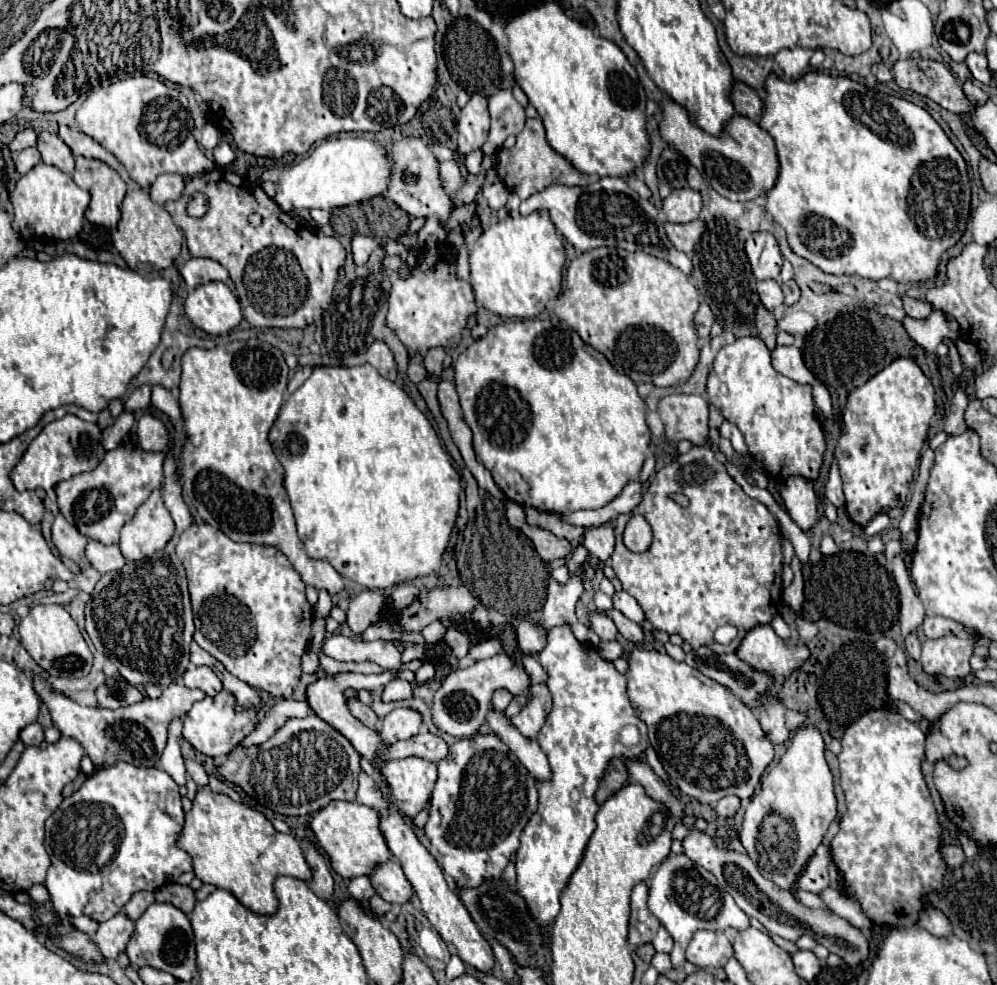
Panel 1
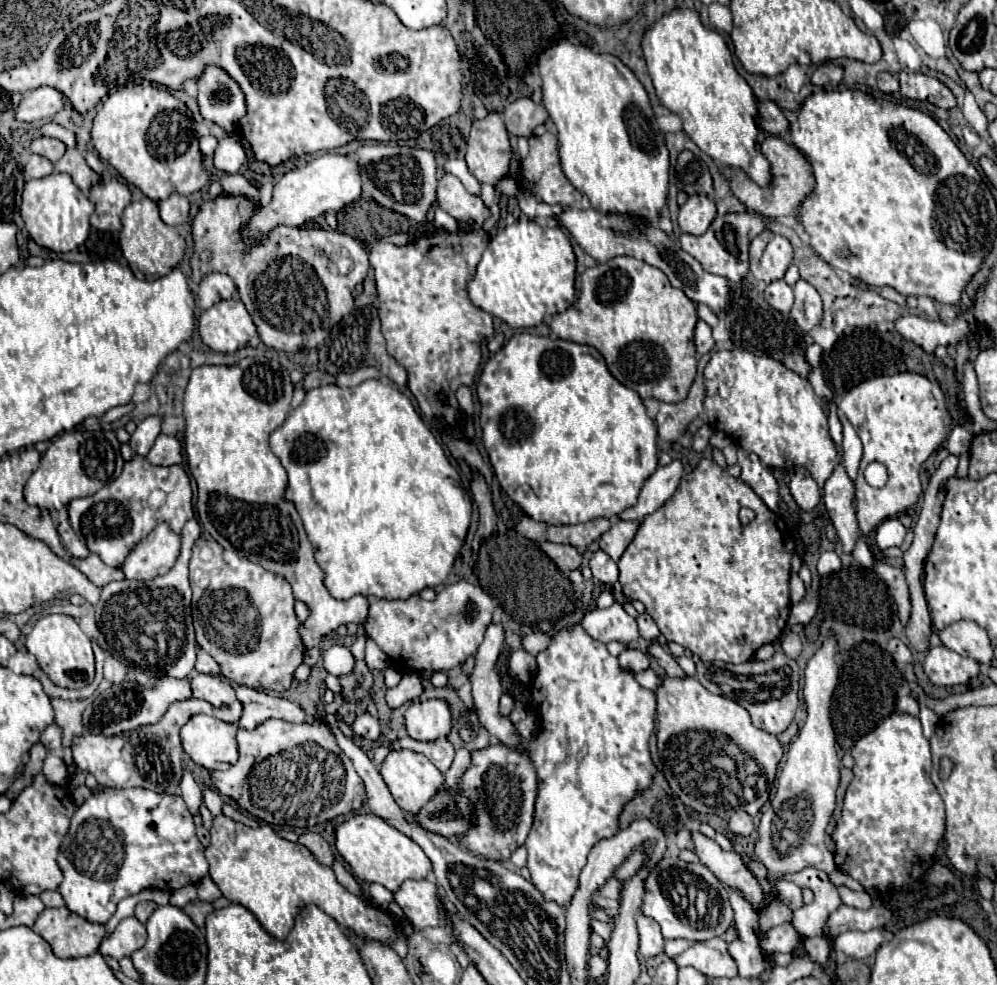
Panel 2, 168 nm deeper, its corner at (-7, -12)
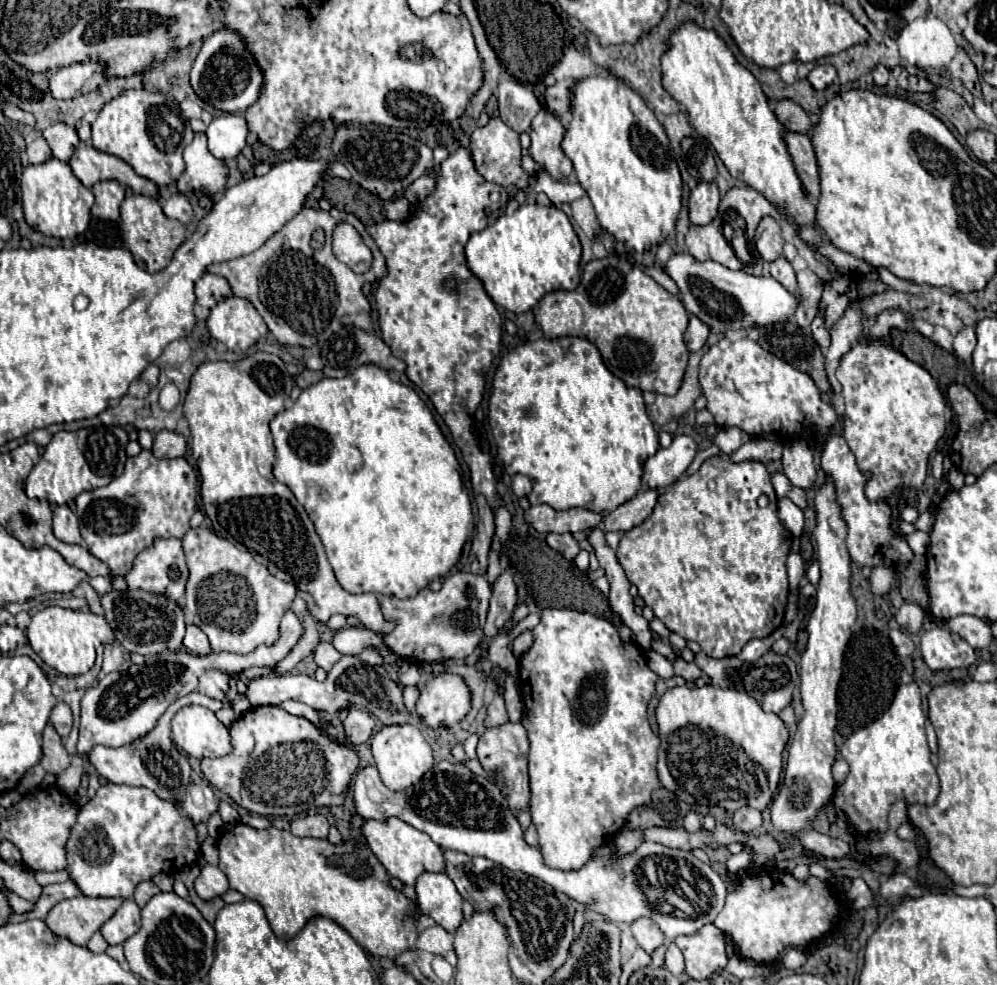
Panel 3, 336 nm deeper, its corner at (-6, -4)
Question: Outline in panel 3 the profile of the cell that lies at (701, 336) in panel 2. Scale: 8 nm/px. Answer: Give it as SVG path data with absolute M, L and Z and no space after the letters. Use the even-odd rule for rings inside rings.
M691 316L687 332L685 332L685 344L687 344L689 352L701 350L705 340L707 340L707 336L709 336L709 326L703 324L701 320L697 320L697 316Z

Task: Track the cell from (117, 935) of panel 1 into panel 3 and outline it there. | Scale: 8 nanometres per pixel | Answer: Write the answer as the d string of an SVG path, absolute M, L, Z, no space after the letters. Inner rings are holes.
M125 898L119 910L101 926L101 934L109 944L123 944L141 928L139 906L133 898Z

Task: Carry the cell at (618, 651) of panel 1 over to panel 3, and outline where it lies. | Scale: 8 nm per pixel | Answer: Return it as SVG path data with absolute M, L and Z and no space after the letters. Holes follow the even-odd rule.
M657 638L657 640L653 640L651 648L653 648L655 652L663 654L663 656L665 656L665 658L669 658L669 660L677 660L677 658L679 658L679 656L677 656L677 652L673 650L673 646L671 646L667 640L661 640L661 638Z

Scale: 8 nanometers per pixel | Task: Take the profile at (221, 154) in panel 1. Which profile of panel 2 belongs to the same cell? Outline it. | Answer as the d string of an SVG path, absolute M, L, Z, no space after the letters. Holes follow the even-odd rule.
M222 138L214 152L214 166L226 174L238 174L246 164L246 152L240 142L232 138Z

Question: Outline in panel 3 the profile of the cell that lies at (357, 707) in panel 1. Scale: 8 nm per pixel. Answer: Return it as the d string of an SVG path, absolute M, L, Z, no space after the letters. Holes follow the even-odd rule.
M351 708L343 720L345 736L355 746L359 746L371 738L373 726L375 726L375 722L373 722L371 714L367 714L365 710L359 710L359 708Z

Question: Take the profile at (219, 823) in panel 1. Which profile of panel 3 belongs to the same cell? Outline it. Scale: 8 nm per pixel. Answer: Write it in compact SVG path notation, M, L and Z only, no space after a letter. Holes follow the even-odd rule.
M235 824L227 826L223 838L219 838L217 842L217 850L219 850L219 868L229 878L229 886L241 892L243 896L259 902L265 908L273 932L283 940L291 940L293 936L297 936L303 930L303 926L309 922L309 918L323 916L345 928L355 938L355 942L359 942L375 958L395 960L403 952L411 950L417 942L419 936L417 904L409 900L401 890L395 890L391 886L389 872L371 852L371 848L361 840L335 846L329 840L295 838L291 832L277 830L273 826L267 830L257 830L247 824ZM331 856L343 858L343 864L333 866L329 862Z

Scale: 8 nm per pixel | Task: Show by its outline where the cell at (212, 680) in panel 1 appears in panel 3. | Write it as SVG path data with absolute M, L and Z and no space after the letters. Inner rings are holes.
M207 670L199 676L199 692L209 698L223 700L227 688L229 688L229 676L225 672Z

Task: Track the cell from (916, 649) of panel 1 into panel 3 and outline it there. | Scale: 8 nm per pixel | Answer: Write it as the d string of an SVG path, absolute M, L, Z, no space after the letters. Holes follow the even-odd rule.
M905 602L899 608L895 620L897 620L897 624L903 630L907 630L907 632L919 632L921 626L923 626L923 620L925 620L925 610L921 606L913 604L913 602Z

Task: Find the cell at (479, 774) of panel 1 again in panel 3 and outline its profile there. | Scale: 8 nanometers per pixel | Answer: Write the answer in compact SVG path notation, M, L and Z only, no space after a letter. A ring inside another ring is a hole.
M507 722L501 724L497 728L487 728L481 738L479 738L479 746L477 746L477 756L481 766L491 772L497 774L497 780L501 780L505 784L505 796L509 800L509 806L513 808L513 812L519 814L521 808L525 808L529 804L529 776L527 776L527 754L529 754L529 740L527 740L527 732L523 728L523 724L515 724L515 722Z

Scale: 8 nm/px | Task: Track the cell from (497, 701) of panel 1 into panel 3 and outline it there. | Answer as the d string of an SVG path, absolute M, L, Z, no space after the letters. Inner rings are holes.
M495 694L493 702L487 706L487 716L485 716L485 726L501 726L509 720L507 710L505 710L505 702L499 694Z

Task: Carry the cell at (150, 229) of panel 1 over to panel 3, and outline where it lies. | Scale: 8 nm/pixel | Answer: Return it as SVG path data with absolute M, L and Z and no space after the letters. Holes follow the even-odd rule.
M135 194L125 198L121 204L121 220L123 220L123 240L131 250L137 266L147 272L163 270L171 262L175 250L185 242L183 224L177 224L177 220L169 220L163 214L159 202L151 196Z

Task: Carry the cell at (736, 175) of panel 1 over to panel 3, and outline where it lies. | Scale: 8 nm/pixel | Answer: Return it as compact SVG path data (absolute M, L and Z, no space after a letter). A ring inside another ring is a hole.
M785 132L785 140L791 158L795 162L795 168L805 184L805 190L809 192L811 201L815 204L819 199L819 166L817 166L817 156L811 138L799 132Z

